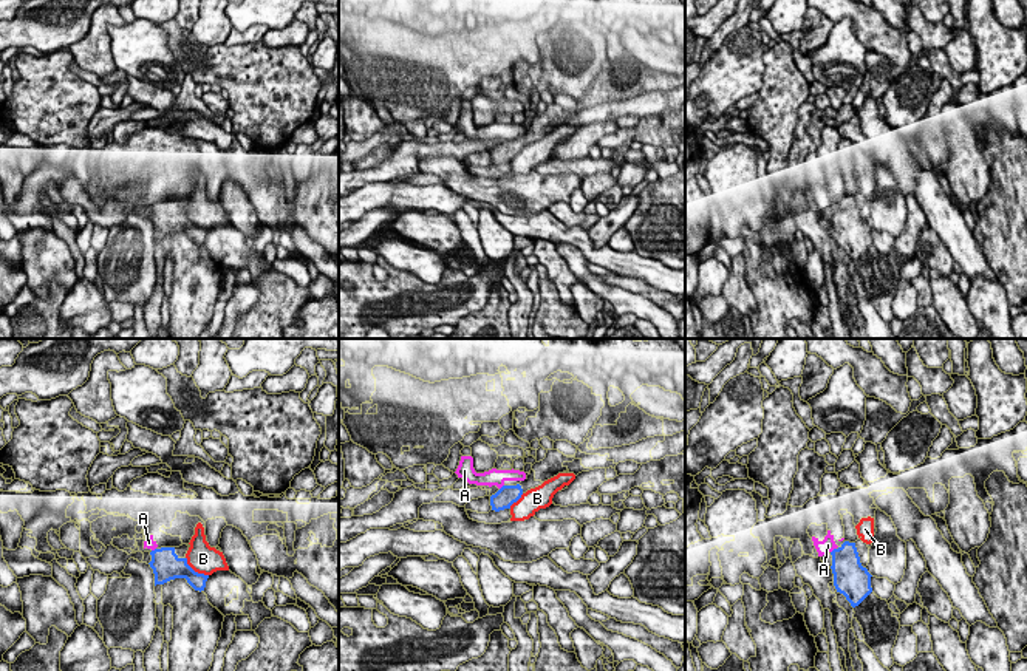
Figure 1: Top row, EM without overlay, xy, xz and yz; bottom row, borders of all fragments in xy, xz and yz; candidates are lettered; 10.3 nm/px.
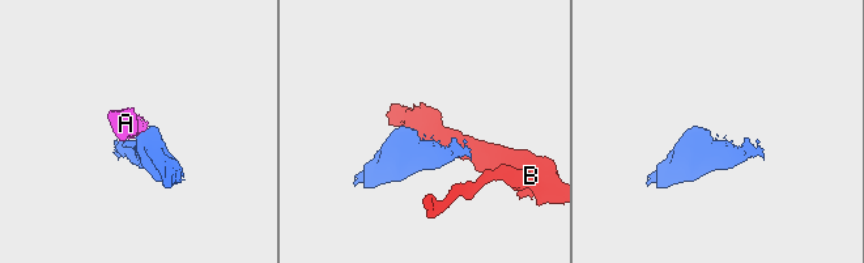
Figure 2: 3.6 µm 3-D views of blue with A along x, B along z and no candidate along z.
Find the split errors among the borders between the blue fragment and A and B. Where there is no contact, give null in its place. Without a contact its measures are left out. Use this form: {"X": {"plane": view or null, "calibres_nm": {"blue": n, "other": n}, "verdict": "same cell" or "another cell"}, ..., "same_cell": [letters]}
{"A": {"plane": "yz", "calibres_nm": {"blue": 320, "other": 160}, "verdict": "another cell"}, "B": {"plane": "xy", "calibres_nm": {"blue": 240, "other": 300}, "verdict": "another cell"}, "same_cell": []}

